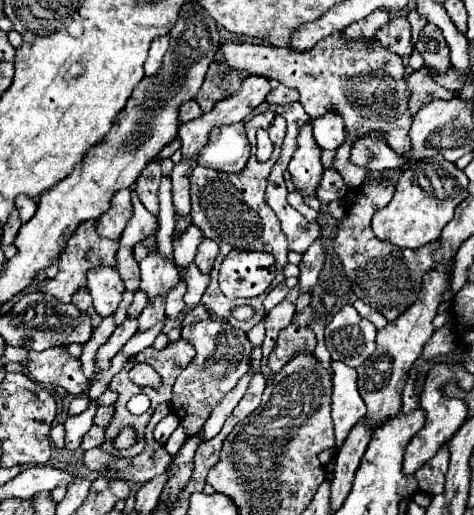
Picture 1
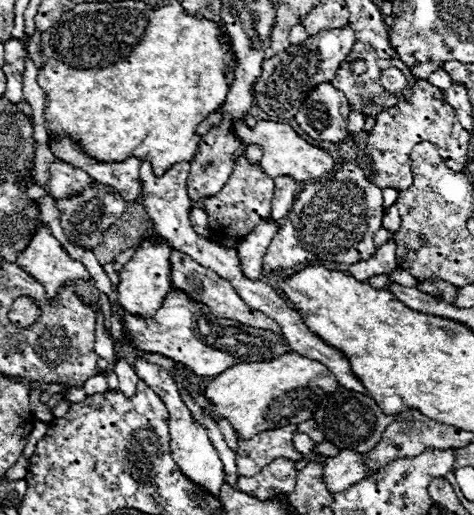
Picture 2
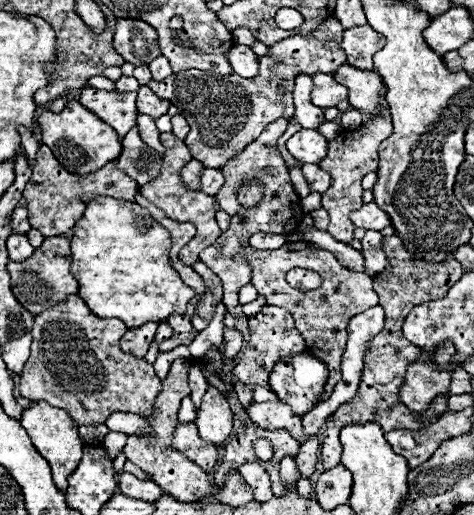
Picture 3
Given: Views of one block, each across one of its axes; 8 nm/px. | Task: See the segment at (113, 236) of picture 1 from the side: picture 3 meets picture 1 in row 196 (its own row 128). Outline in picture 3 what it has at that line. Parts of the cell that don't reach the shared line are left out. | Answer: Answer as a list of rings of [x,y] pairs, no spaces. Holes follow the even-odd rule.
[[[84,88],[80,94],[80,104],[110,124],[120,138],[124,138],[126,132],[136,126],[136,92]]]

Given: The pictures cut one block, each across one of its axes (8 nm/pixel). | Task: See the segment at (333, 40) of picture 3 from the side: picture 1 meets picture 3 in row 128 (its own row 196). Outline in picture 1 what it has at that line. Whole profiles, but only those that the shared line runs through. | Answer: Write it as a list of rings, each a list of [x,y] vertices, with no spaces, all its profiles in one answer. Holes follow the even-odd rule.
[[[264,112],[254,116],[250,122],[246,122],[246,134],[248,134],[249,143],[252,151],[255,151],[257,129],[268,130],[270,140],[274,142],[274,152],[272,158],[266,162],[258,162],[255,154],[250,156],[244,172],[240,174],[224,174],[212,168],[196,166],[192,176],[190,176],[190,198],[192,198],[192,222],[202,230],[204,238],[212,238],[220,246],[220,258],[226,258],[230,250],[264,250],[276,256],[276,280],[274,284],[280,284],[284,280],[284,266],[288,264],[288,246],[286,246],[286,236],[280,230],[280,222],[274,214],[274,210],[266,204],[264,200],[264,190],[268,184],[268,174],[272,166],[276,164],[282,148],[282,140],[286,136],[286,120],[276,114],[276,112]]]

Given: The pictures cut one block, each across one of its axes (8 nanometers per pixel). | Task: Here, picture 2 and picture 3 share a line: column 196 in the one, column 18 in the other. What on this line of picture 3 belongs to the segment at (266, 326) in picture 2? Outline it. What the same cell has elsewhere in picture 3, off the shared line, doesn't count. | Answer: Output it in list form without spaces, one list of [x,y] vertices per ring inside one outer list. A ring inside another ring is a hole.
[[[62,236],[46,238],[44,244],[24,262],[8,262],[10,286],[16,300],[28,308],[34,316],[52,308],[60,300],[66,300],[70,294],[78,294],[78,282],[70,274],[70,242]]]

